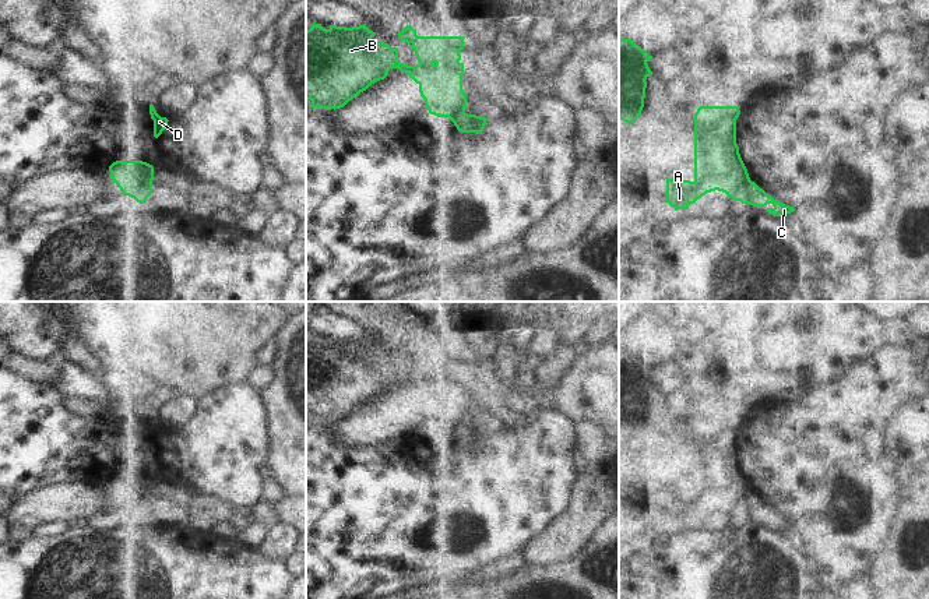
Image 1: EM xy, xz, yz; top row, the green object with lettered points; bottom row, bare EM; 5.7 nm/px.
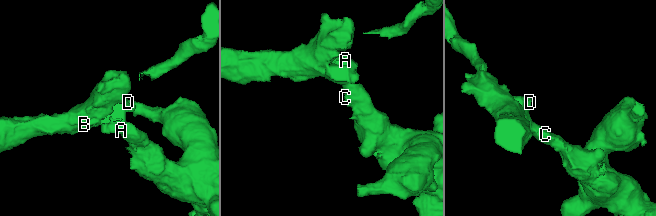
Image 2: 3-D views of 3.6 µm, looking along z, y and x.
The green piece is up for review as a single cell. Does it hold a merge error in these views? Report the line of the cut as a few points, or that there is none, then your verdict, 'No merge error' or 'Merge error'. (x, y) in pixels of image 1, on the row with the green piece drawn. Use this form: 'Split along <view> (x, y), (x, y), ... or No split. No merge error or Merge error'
Split along xy (151, 180), (145, 185), (144, 190), (134, 190), (129, 196). Merge error

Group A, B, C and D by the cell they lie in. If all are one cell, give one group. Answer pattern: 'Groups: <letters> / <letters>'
Groups: A B D / C

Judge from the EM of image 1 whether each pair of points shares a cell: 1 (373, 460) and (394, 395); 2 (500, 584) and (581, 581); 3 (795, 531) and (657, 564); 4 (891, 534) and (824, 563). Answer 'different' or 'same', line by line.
1: different
2: same
3: same
4: different

